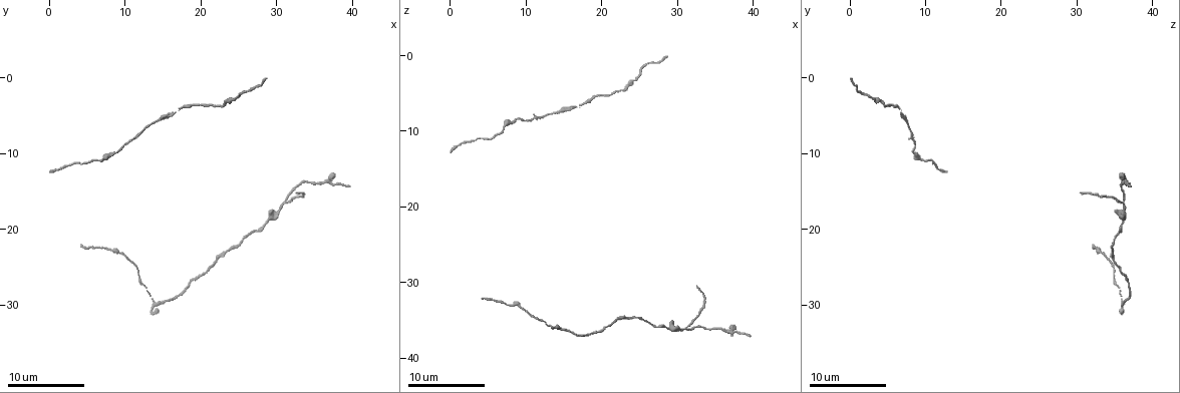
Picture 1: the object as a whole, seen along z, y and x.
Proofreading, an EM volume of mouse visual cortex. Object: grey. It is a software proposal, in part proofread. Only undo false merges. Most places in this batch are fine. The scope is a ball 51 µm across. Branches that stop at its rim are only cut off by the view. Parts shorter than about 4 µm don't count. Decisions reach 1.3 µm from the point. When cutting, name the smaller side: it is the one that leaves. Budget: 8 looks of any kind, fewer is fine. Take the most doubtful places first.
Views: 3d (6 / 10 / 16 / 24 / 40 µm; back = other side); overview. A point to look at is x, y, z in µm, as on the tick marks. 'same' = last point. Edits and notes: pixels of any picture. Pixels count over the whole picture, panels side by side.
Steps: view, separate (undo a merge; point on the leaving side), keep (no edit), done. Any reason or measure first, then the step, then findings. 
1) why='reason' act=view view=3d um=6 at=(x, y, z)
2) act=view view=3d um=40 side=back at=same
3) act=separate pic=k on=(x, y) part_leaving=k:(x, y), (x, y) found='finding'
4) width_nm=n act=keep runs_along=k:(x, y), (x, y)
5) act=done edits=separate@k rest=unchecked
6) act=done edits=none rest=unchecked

why='branch point' act=view view=3d um=10 at=(31.6, 16.6, 35.8)

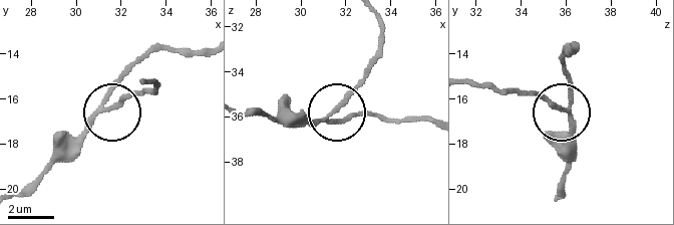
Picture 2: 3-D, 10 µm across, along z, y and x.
act=view view=3d um=10 side=back at=(31.4, 16.3, 36.0)

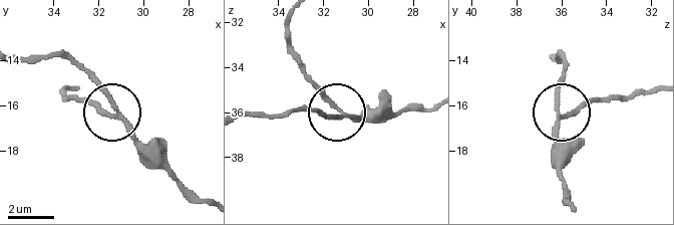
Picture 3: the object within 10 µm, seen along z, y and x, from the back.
side_arm_um=7 act=separate pic=3 on=(97, 106) part_leaving=3:(564, 120), (608, 96), (654, 90) found='two cells meet here'

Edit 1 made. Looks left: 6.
why='calibre changes' act=view view=3d um=6 at=(8.6, 10.2, 8.6)

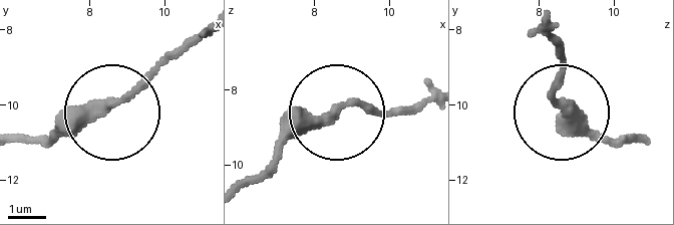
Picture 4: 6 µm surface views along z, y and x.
act=view view=3d um=6 side=back at=(8.40, 10.05, 8.70)

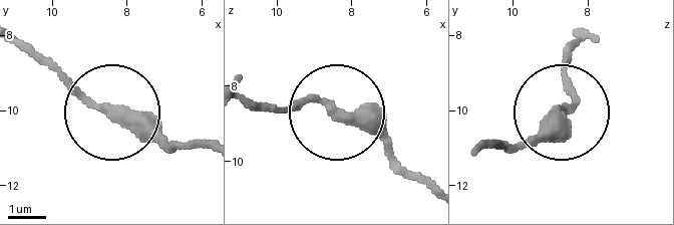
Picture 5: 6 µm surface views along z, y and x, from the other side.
act=keep found='all the same cell'

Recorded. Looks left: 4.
why='sudden change in width' act=view view=3d um=16 at=(17.8, 4.0, 6.4)

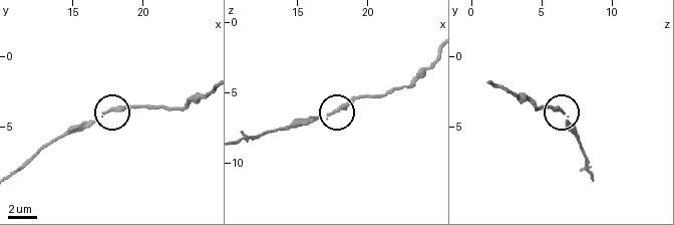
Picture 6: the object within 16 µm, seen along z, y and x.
act=keep found='all the same cell'

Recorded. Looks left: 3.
why='sudden change in width' act=view view=3d um=10 at=(25.0, 2.8, 2.8)

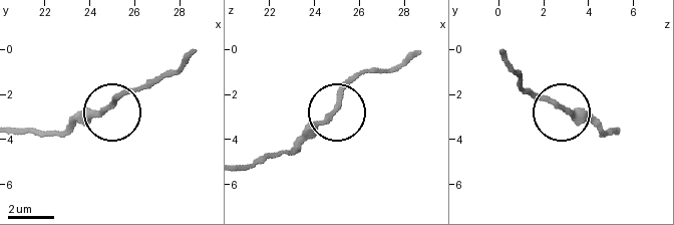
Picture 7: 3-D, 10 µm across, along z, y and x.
act=view view=3d um=6 at=(24.8, 2.5, 2.8)

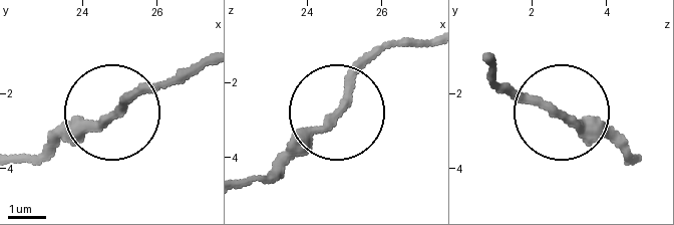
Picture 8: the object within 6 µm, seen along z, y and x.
act=keep runs_along=8:(247, 182), (276, 166), (387, 44) found='all the same cell'

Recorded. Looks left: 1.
act=done edits=separate@3 rest=unchecked

